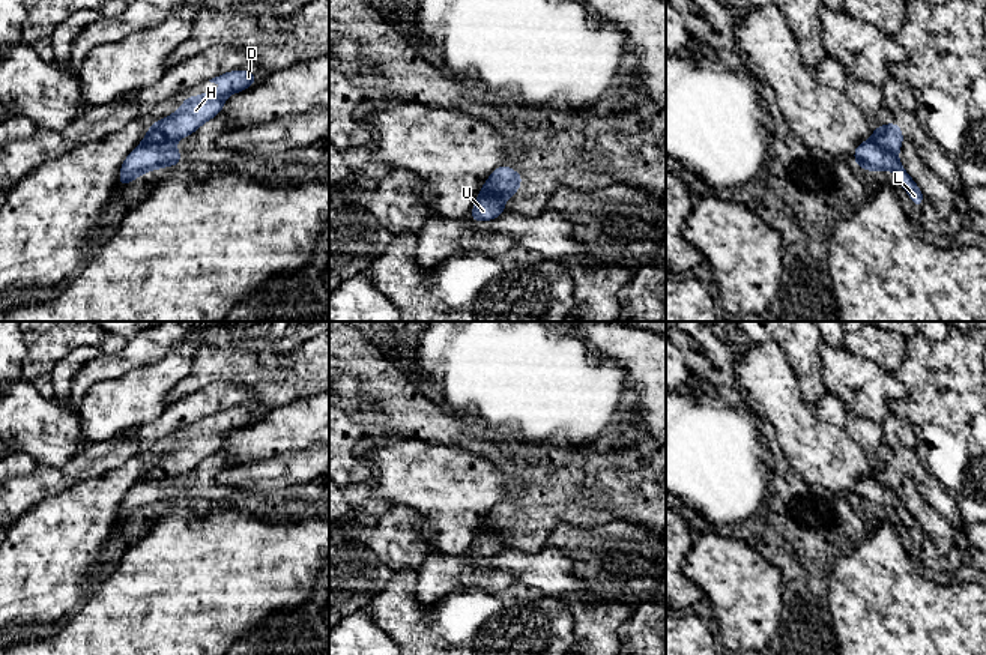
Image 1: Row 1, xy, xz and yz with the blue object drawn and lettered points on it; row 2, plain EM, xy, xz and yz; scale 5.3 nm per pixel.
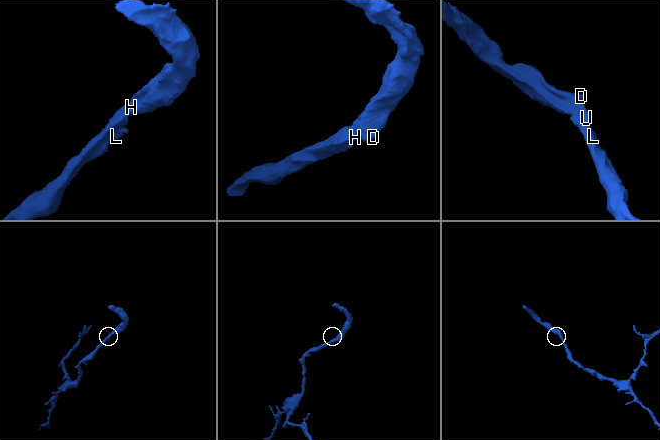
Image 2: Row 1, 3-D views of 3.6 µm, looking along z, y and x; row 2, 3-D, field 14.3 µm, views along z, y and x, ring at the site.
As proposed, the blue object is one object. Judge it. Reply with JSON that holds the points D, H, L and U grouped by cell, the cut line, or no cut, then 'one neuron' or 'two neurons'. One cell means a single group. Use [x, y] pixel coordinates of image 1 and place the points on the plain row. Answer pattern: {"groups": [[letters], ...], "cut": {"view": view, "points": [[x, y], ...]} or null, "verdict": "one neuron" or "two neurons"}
{"groups": [["D", "H", "U"], ["L"]], "cut": {"view": "xy", "points": [[172, 476], [142, 479]]}, "verdict": "two neurons"}

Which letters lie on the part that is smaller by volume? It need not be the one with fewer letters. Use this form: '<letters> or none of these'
D, H, U

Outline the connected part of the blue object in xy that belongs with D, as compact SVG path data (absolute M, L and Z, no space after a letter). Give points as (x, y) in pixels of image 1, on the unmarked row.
M250 406L221 410L210 419L224 421L224 428L206 427L203 433L186 433L182 443L171 452L156 457L141 479L177 478L195 469L203 460L221 449L224 439L233 430L254 421L256 410Z

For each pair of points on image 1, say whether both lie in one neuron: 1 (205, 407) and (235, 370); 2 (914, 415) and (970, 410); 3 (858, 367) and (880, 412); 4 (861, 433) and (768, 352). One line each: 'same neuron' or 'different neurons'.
1: different neurons
2: same neuron
3: same neuron
4: different neurons

